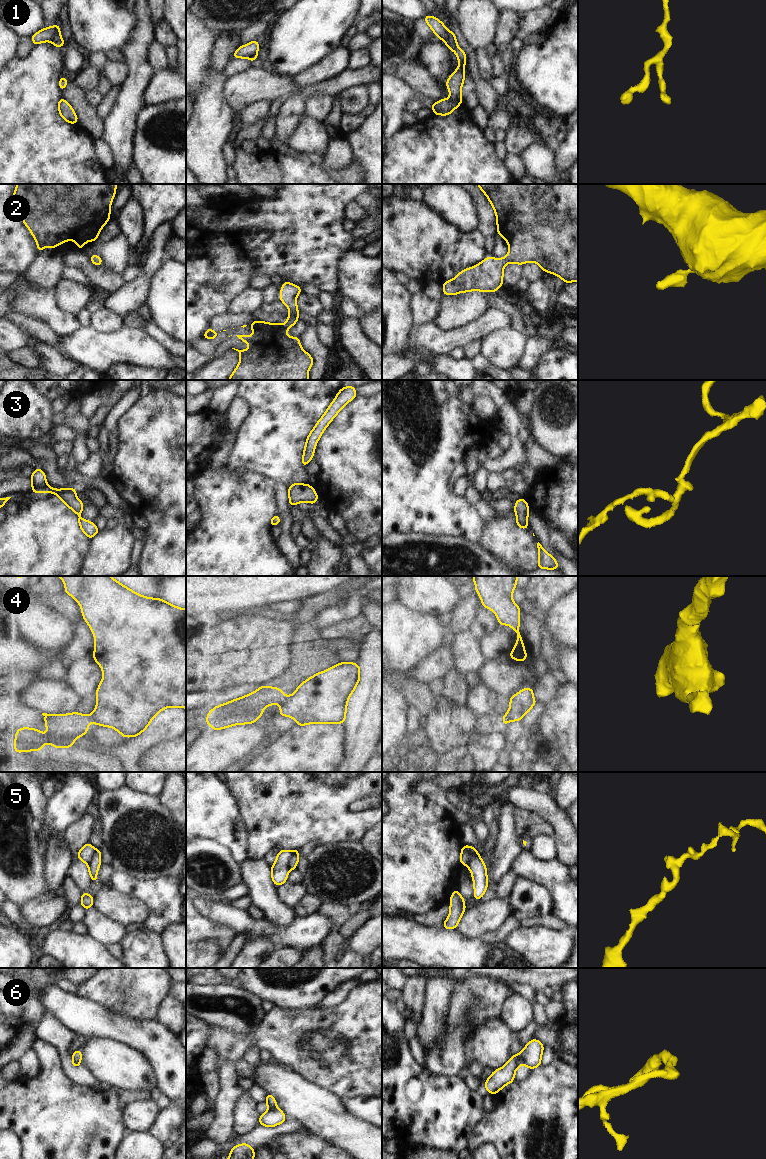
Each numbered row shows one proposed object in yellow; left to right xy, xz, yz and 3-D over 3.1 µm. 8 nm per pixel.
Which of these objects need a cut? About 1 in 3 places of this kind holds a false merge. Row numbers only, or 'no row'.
1, 4, 5

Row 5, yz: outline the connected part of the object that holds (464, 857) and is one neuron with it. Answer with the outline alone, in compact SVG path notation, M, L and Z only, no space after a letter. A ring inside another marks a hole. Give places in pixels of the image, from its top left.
M463 845L462 851L461 851L461 854L460 854L460 863L463 864L463 865L467 865L468 860L469 860L469 856L465 852L466 850L468 850L470 853L475 853L476 855L479 855L474 847Z

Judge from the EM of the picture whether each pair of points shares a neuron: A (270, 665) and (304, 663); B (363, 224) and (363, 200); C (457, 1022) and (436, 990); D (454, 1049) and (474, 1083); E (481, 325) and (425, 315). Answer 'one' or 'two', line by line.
A: two
B: one
C: two
D: two
E: two

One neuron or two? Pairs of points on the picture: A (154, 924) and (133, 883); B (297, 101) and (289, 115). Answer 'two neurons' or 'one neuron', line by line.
A: one neuron
B: one neuron

